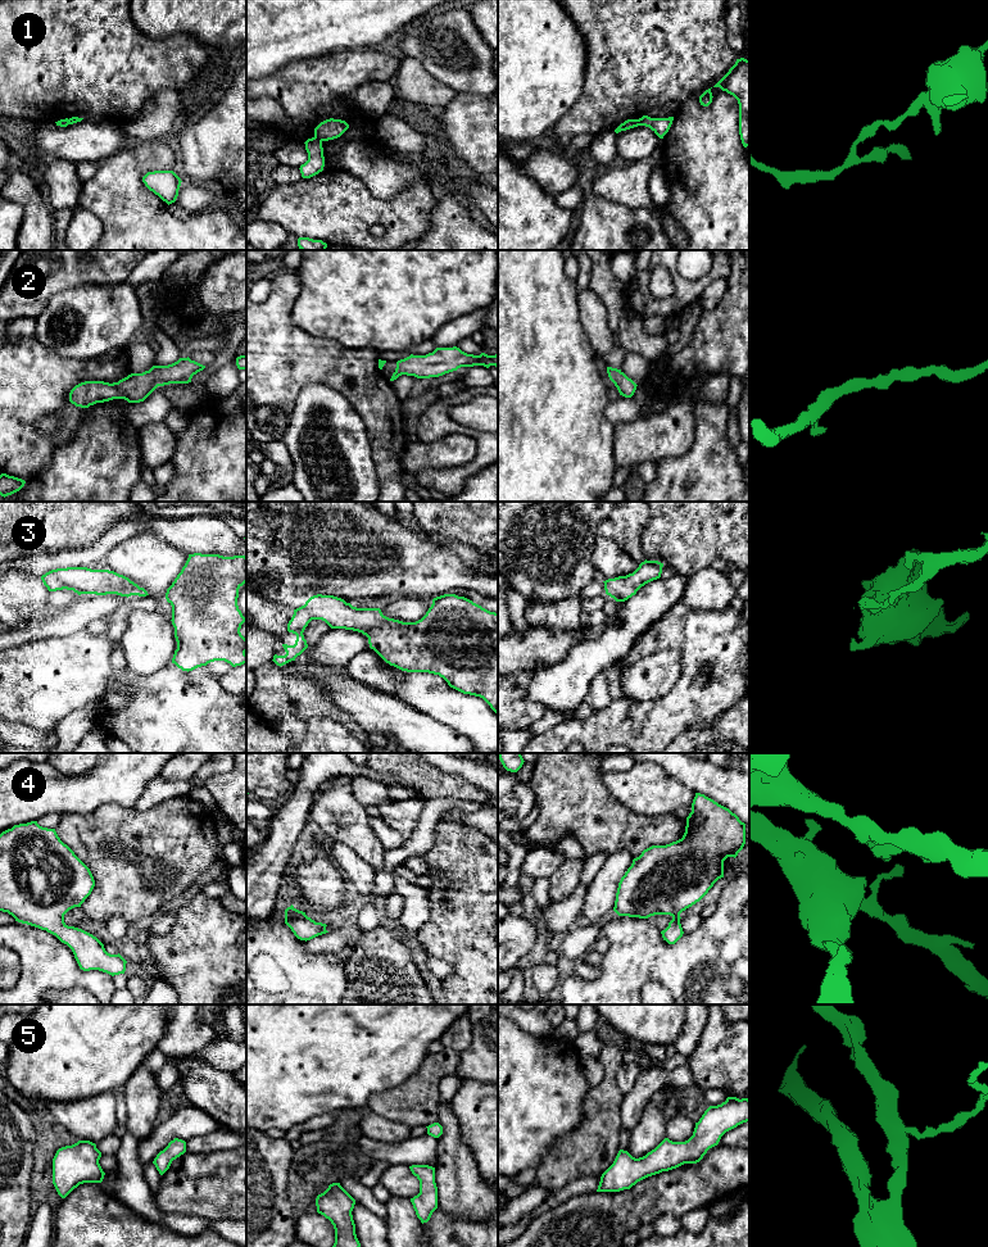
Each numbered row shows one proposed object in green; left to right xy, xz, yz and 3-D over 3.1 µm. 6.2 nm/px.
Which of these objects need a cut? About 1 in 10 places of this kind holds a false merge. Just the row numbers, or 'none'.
1

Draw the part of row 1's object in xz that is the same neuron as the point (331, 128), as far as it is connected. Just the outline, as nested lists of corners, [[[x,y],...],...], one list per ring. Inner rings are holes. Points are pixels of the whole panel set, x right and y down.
[[[326,119],[314,128],[314,137],[321,141],[328,141],[340,137],[349,124],[341,119]]]

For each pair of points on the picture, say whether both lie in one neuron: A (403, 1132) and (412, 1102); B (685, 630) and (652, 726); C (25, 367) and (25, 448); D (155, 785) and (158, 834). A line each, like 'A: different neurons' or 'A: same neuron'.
A: different neurons
B: same neuron
C: same neuron
D: different neurons

